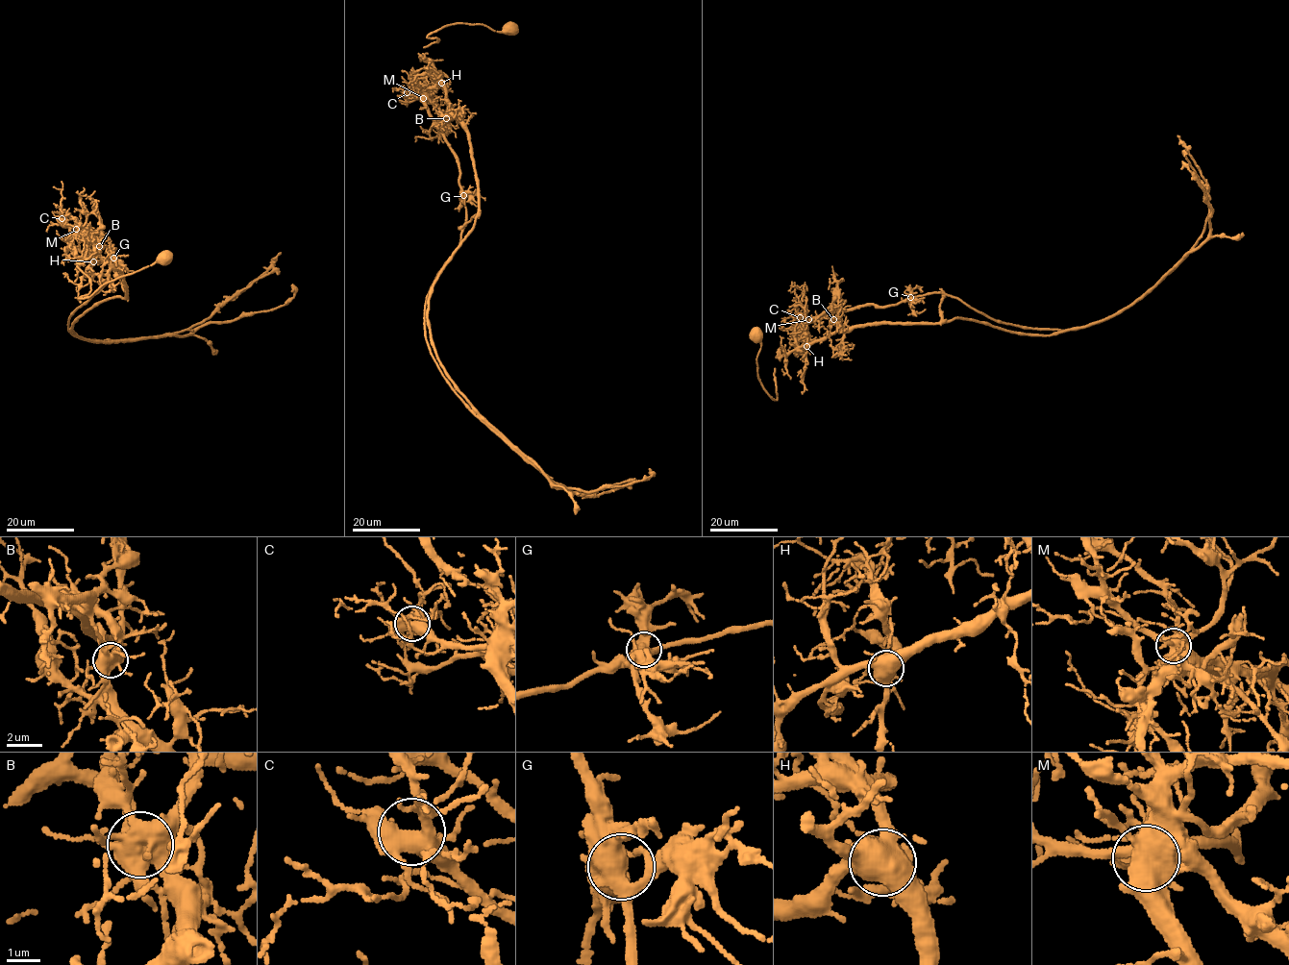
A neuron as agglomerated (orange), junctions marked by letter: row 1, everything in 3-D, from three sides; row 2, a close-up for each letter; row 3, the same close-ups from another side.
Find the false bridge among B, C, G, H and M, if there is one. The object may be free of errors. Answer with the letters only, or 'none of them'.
B

